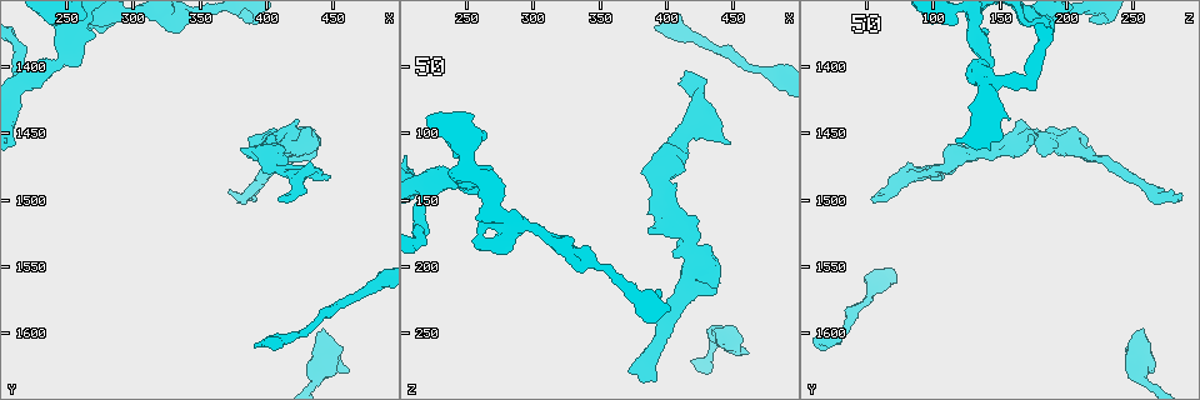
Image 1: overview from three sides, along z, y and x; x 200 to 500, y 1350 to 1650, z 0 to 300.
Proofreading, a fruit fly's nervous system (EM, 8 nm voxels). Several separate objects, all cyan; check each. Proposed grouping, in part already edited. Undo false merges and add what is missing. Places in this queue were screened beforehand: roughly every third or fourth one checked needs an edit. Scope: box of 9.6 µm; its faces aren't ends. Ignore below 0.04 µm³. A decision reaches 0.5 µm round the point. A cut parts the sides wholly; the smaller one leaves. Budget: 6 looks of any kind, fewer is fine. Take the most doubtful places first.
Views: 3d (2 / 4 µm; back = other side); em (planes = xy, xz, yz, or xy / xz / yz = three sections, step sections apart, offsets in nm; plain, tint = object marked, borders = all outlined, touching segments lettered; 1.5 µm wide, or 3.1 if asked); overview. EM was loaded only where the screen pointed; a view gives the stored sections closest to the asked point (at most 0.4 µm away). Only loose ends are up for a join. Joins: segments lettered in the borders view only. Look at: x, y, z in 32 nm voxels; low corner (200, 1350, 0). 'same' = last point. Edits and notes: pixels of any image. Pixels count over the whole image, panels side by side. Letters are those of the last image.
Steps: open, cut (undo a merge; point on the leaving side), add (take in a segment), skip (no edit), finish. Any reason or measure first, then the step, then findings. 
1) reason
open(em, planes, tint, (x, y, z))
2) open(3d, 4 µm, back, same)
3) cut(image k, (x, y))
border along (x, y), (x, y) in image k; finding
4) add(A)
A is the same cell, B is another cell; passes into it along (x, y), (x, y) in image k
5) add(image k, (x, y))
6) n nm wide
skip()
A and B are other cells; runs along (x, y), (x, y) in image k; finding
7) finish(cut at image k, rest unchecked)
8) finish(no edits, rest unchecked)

long arm stops here
open(em, planes, borders, (392, 1610, 22))

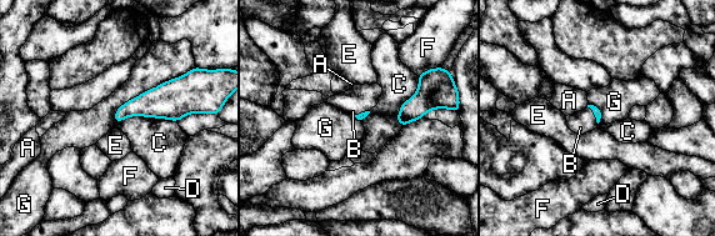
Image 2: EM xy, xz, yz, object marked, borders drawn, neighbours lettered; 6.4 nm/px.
add(B)
B is the same cell, A, C, D, E, F and G are other cells; it goes on there

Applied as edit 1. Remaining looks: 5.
branch stops here
open(3d, 4 µm, (422, 1444, 162))

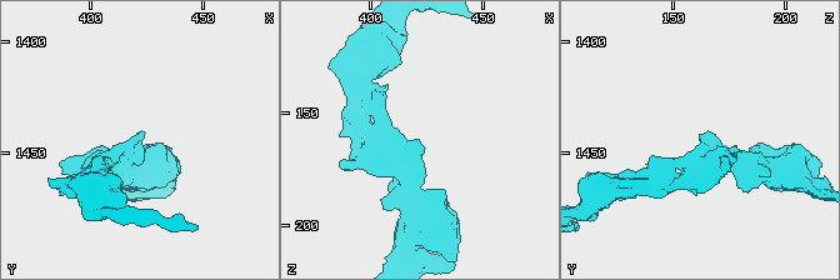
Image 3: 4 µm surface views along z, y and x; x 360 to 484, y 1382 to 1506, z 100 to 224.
open(em, planes, plain, (421, 1441, 161))

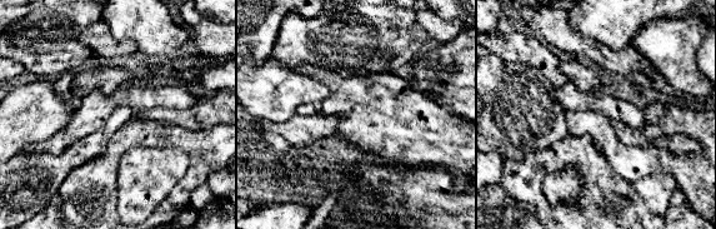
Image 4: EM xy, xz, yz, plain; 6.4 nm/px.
open(em, planes, borders, same)

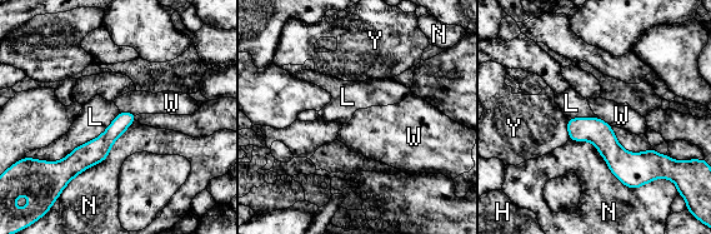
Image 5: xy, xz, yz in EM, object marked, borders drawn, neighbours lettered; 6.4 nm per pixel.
skip()
H, L, N, W and Y are other cells; runs along (131, 116), (93, 152), (74, 173) in image 5; no lettered segment goes on from it

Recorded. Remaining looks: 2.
finish(add at image 2, rest unchecked)

